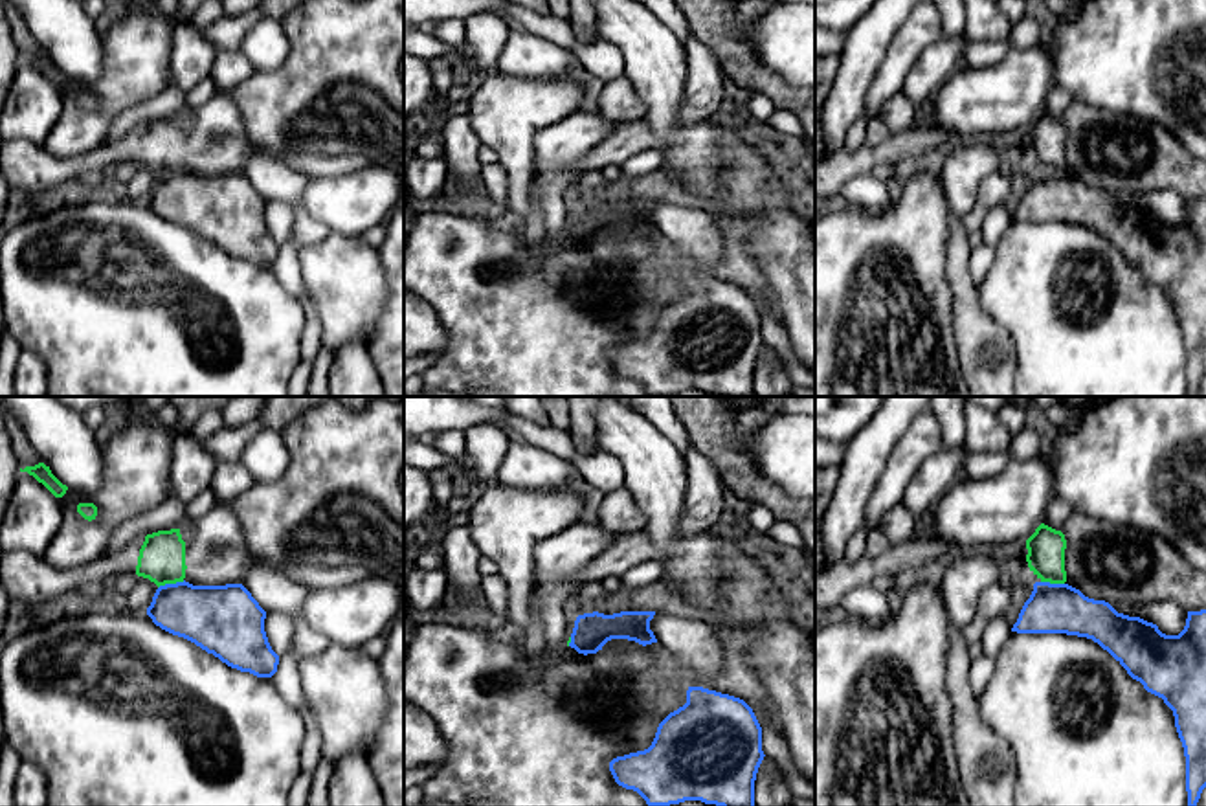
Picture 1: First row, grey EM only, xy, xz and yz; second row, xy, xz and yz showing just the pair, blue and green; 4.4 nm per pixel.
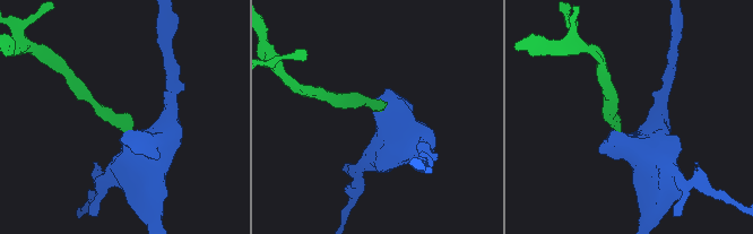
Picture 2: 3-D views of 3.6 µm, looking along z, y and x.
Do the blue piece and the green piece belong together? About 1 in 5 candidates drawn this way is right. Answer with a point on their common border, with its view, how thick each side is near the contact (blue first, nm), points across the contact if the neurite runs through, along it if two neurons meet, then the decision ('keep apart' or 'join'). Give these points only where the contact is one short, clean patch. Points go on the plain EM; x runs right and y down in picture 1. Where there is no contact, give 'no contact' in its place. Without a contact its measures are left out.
contact xy (171, 173); calibres 280 and 200 nm; border xy (184, 169), (158, 177); keep apart

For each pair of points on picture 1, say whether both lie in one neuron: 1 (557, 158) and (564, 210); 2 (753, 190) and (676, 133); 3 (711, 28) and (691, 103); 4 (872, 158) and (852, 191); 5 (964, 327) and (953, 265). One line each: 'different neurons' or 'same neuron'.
1: different neurons
2: same neuron
3: different neurons
4: different neurons
5: same neuron

